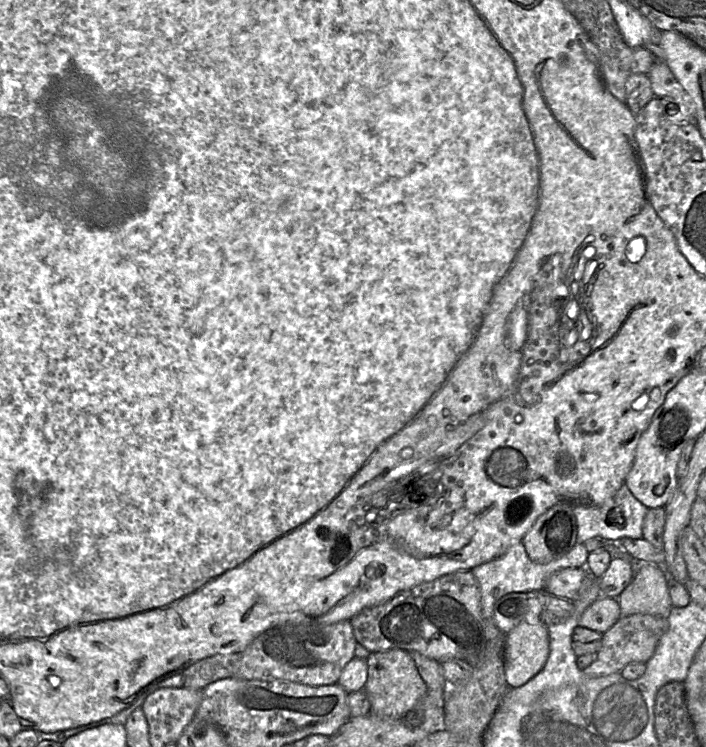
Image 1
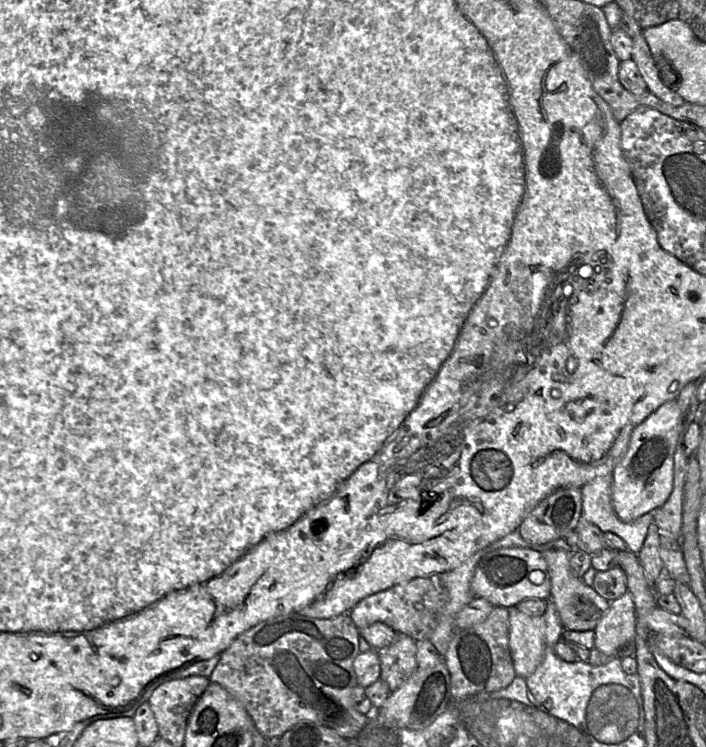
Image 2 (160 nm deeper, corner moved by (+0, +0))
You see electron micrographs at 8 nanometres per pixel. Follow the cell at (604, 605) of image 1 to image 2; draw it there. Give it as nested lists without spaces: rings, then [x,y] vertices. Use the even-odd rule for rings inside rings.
[[[562,549],[543,550],[551,579],[550,598],[555,604],[564,629],[572,631],[595,630],[597,624],[609,609],[610,602],[601,597],[592,586],[576,577],[570,568],[571,552]]]

